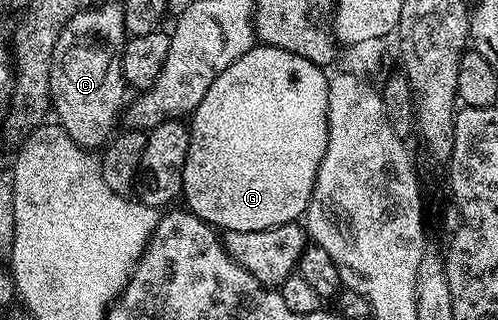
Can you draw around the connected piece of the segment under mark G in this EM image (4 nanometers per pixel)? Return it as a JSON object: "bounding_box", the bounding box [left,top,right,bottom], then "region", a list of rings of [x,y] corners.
{"bounding_box":[182,44,329,232],"region":[[[257,44],[246,51],[226,72],[210,84],[206,96],[202,96],[202,104],[193,110],[190,115],[188,126],[188,151],[186,152],[186,164],[184,165],[184,189],[182,191],[183,201],[191,213],[197,214],[200,219],[213,228],[219,228],[227,232],[258,232],[266,228],[281,226],[287,222],[296,222],[303,219],[308,211],[308,201],[314,188],[314,180],[318,176],[318,168],[322,164],[322,156],[326,152],[328,143],[328,80],[329,75],[321,67],[306,60],[302,56],[294,56],[294,52],[286,52],[282,48],[274,48]]]}

